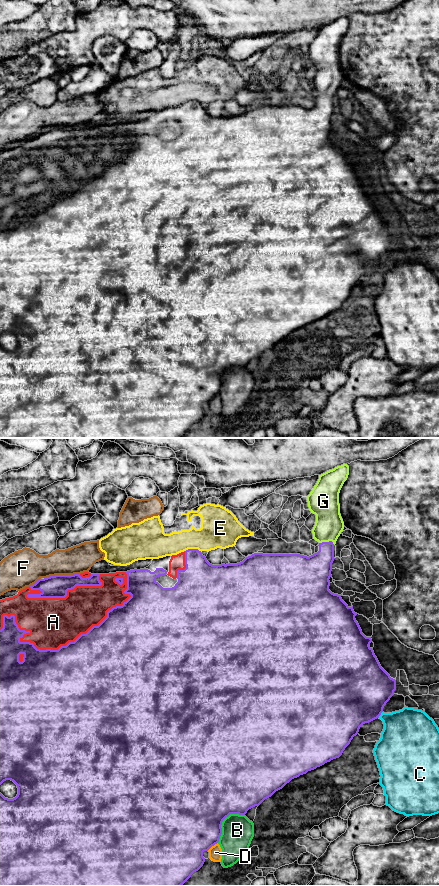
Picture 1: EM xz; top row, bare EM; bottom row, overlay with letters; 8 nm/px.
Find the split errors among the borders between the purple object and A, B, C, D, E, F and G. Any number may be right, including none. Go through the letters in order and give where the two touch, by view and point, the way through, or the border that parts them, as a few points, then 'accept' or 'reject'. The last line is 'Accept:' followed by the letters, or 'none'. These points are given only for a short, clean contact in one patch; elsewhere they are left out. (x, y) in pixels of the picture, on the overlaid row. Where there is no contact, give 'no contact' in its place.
A: meets purple in xz at (64, 646); reject
B: meets purple in xz at (222, 821); reject
C: meets purple in xz at (380, 714); reject
D: meets purple in xz at (212, 845); reject
E: meets purple in xz at (192, 549); reject
F: meets purple in xz at (61, 575); reject
G: meets purple in xz at (327, 542); runs through xz (315, 570), (325, 556), (327, 542), (327, 528), (329, 524); accept
Accept: G

